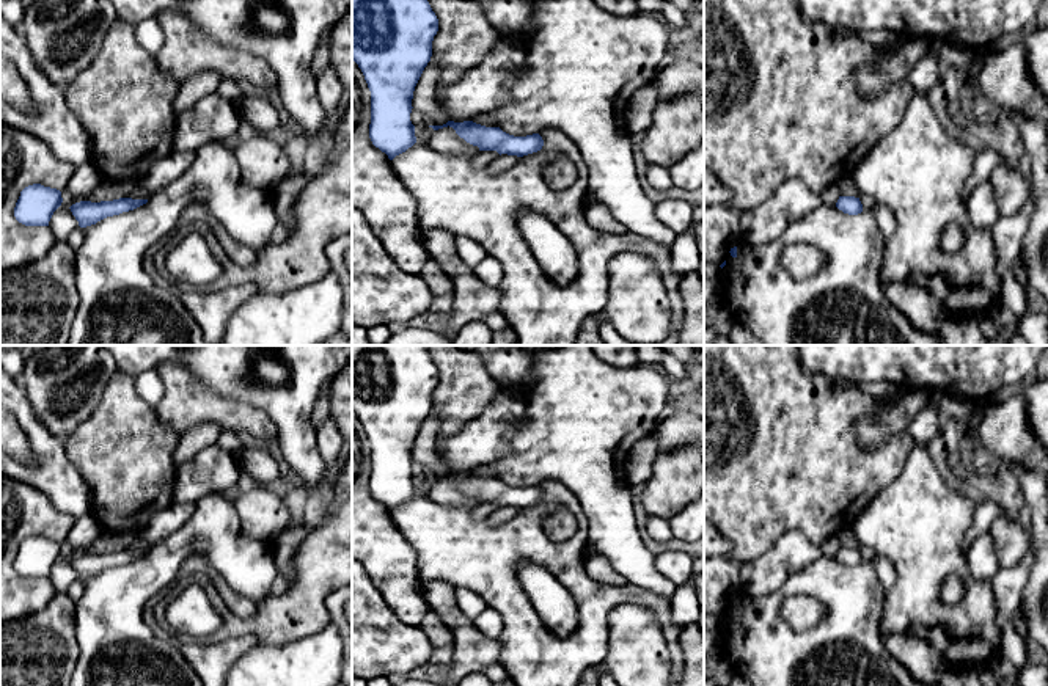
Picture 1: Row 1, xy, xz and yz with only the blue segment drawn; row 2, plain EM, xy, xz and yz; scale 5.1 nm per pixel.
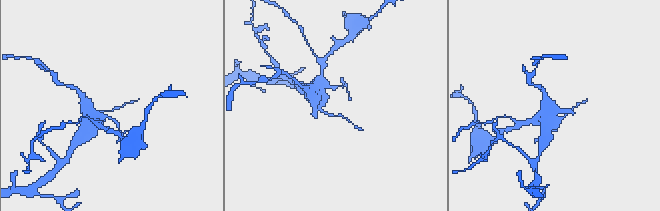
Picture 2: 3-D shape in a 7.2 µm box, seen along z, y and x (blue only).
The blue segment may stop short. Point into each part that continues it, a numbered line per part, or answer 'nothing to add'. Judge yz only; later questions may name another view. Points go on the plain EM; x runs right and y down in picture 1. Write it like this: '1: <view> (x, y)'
nothing to add

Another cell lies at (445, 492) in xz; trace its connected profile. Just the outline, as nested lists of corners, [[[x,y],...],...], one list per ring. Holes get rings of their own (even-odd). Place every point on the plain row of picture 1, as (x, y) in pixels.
[[[449,477],[435,482],[426,496],[445,507],[473,509],[479,502],[478,498],[467,494]]]

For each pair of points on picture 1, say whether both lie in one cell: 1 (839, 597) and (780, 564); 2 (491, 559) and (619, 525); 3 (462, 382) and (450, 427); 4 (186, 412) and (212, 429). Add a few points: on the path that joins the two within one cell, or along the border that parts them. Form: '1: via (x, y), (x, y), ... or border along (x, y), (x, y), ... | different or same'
1: border along (824, 554), (794, 572), (775, 591), (765, 595) | different
2: border along (575, 498), (588, 523), (589, 542) | different
3: via (462, 393), (453, 416) | same
4: border along (222, 429), (214, 423), (198, 423), (178, 434) | different

